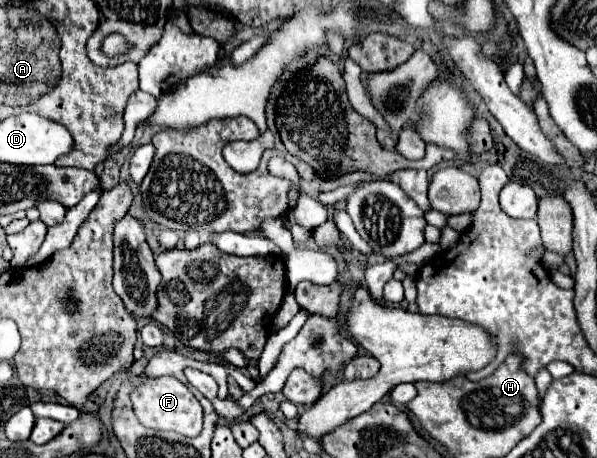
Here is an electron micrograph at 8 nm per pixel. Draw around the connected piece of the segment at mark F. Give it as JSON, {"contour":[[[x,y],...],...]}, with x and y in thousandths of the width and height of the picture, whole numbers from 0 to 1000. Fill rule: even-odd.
{"contour":[[[273,821],[263,830],[246,830],[246,838],[223,852],[218,869],[226,904],[233,908],[236,926],[243,926],[246,934],[290,939],[322,954],[330,952],[338,939],[340,891],[333,873],[323,865],[323,856],[296,825]]]}

